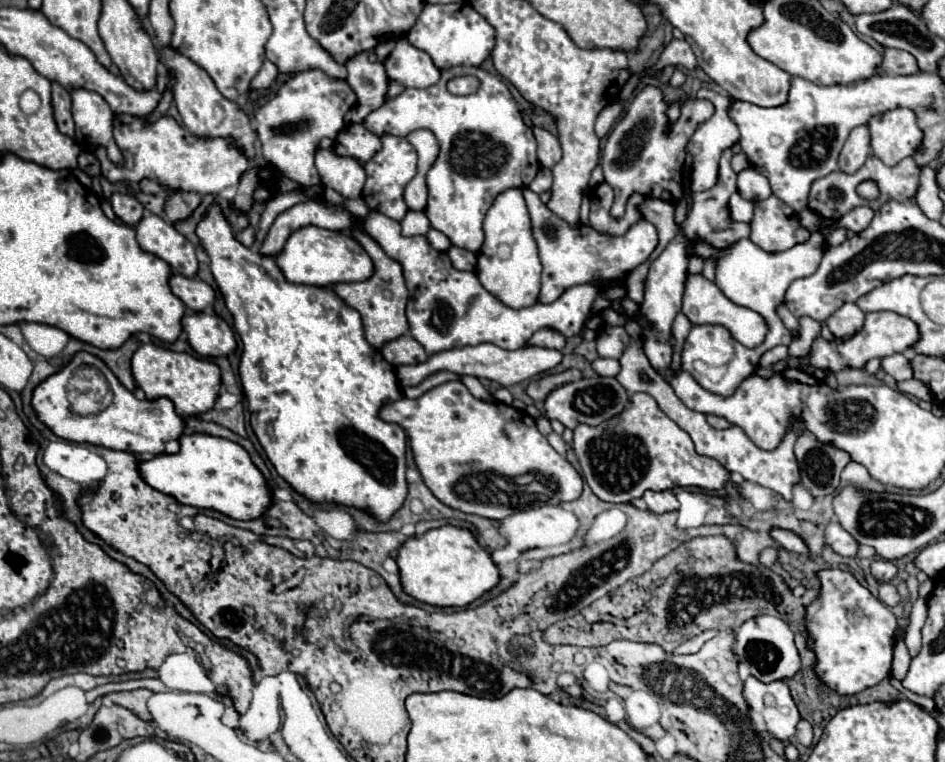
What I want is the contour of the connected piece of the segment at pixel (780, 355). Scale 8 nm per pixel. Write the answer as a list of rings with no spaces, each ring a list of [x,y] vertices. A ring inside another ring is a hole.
[[[775,346],[775,348],[767,350],[767,352],[761,356],[761,362],[759,362],[759,366],[763,366],[763,368],[769,368],[769,366],[773,366],[775,362],[779,362],[779,360],[785,360],[785,358],[787,358],[787,346]]]

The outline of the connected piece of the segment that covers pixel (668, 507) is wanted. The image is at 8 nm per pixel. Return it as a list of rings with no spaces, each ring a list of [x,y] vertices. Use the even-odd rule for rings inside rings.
[[[665,490],[665,492],[645,492],[643,500],[647,502],[649,510],[651,512],[657,512],[657,514],[665,514],[665,512],[673,512],[673,510],[679,510],[679,502],[677,498],[673,496],[673,492]]]

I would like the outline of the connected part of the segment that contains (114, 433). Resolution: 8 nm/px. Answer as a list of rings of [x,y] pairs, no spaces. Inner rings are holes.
[[[83,356],[83,364],[97,368],[105,380],[109,382],[109,388],[113,392],[111,404],[101,410],[99,414],[89,414],[81,416],[71,410],[71,402],[67,398],[67,382],[71,374],[77,370],[75,366],[69,370],[69,364],[53,374],[53,378],[47,378],[37,386],[33,392],[33,408],[39,414],[39,420],[47,424],[59,438],[69,440],[69,442],[89,442],[95,446],[105,446],[111,450],[121,450],[129,454],[149,454],[149,456],[159,456],[159,454],[177,454],[179,452],[179,440],[185,434],[185,422],[183,418],[175,412],[175,406],[169,398],[159,398],[159,400],[137,400],[125,386],[119,384],[119,380],[113,376],[113,372],[93,356]]]

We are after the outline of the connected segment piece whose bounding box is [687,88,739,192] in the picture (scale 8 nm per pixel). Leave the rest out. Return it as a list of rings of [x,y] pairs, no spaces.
[[[701,88],[697,92],[697,98],[705,98],[709,100],[713,106],[715,106],[715,112],[709,120],[701,122],[697,126],[697,130],[693,132],[693,136],[689,138],[689,152],[693,154],[693,166],[691,166],[691,190],[693,192],[701,192],[701,190],[709,190],[715,186],[717,182],[717,170],[719,170],[719,158],[721,158],[721,152],[725,148],[731,148],[737,140],[739,140],[739,130],[737,126],[731,122],[731,118],[727,116],[727,108],[729,108],[729,98],[713,92],[713,90],[707,90],[707,88]]]

